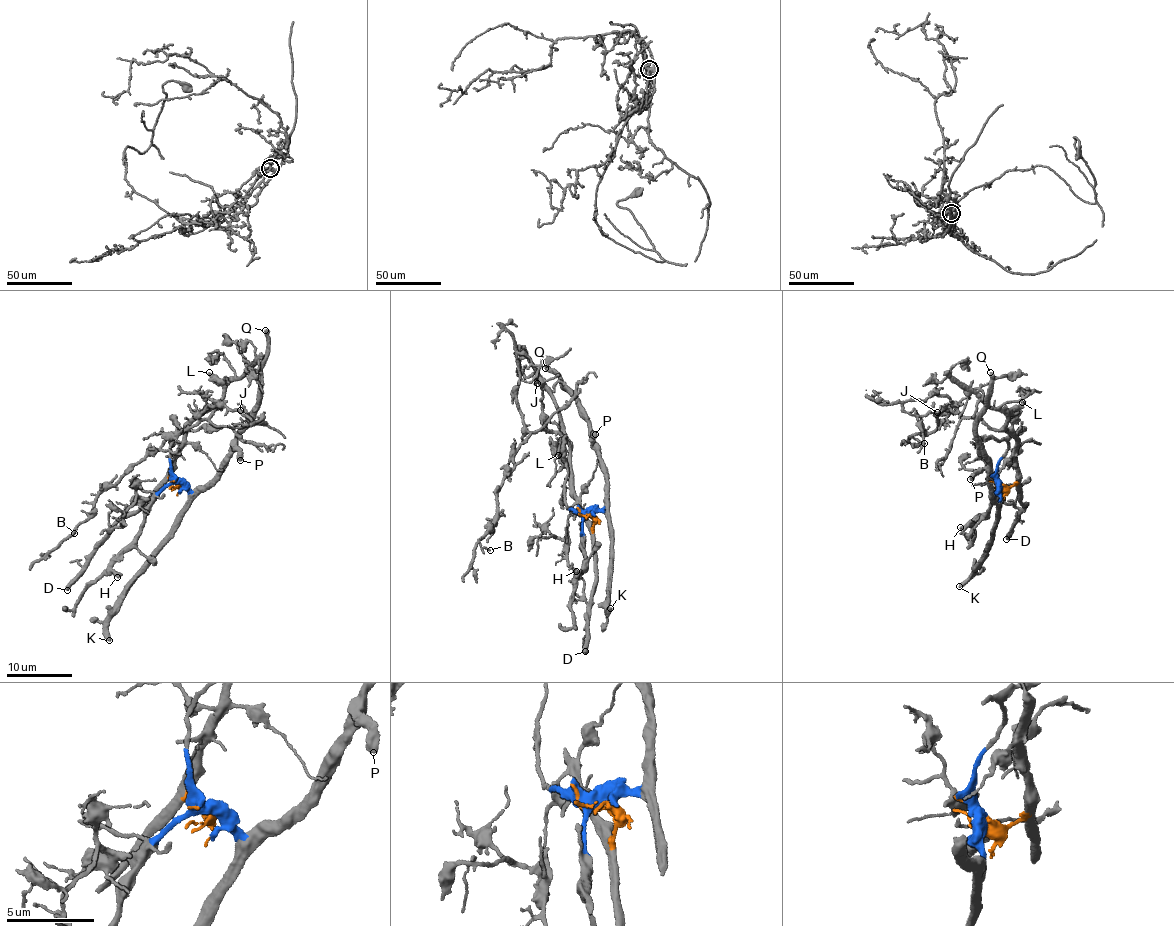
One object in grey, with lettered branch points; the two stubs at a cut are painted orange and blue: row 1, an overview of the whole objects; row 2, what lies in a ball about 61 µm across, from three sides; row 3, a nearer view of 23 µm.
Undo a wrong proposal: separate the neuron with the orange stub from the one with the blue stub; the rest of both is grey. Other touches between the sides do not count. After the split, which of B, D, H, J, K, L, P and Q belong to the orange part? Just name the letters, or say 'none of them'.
B, D, J, L

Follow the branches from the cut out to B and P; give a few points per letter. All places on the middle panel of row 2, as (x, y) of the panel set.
B: (583, 517), (593, 528), (569, 493), (568, 441), (529, 434), (499, 488), (492, 531), (479, 542), (490, 550)
P: (582, 515), (603, 506), (606, 481), (593, 445), (595, 434)

